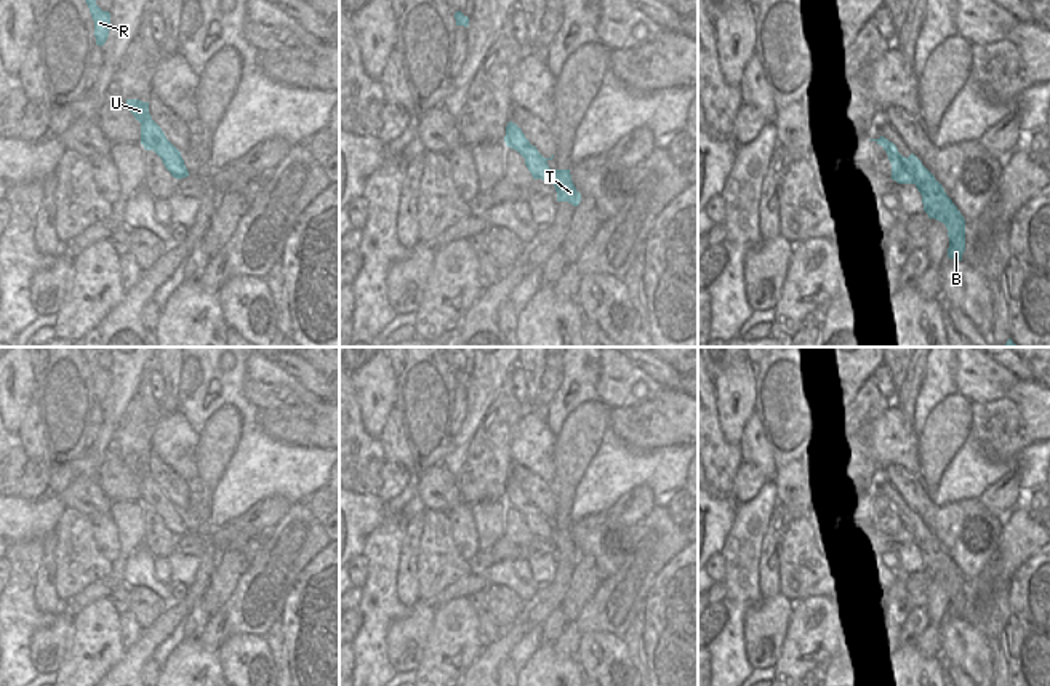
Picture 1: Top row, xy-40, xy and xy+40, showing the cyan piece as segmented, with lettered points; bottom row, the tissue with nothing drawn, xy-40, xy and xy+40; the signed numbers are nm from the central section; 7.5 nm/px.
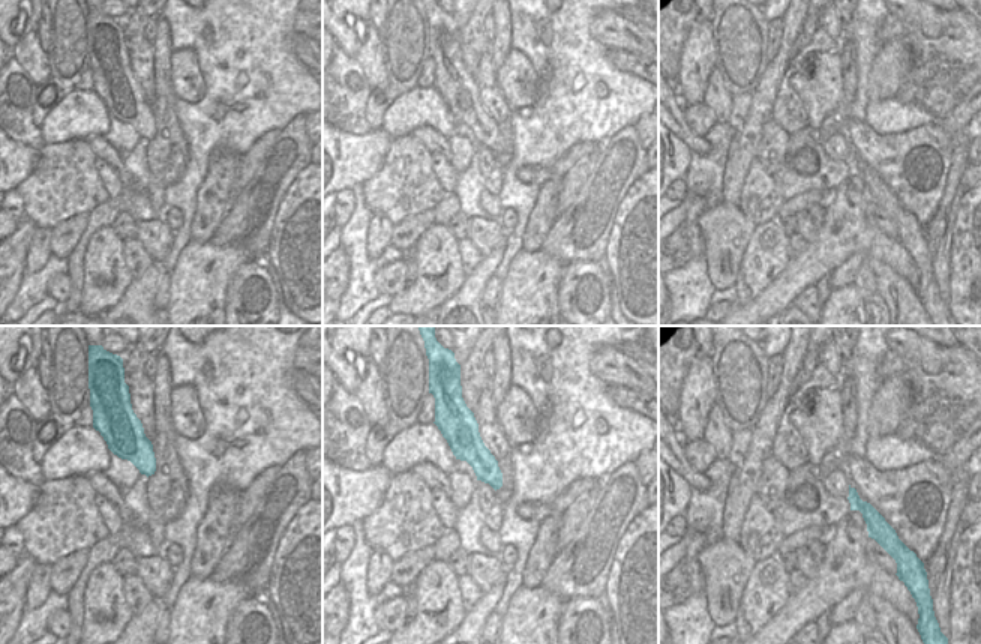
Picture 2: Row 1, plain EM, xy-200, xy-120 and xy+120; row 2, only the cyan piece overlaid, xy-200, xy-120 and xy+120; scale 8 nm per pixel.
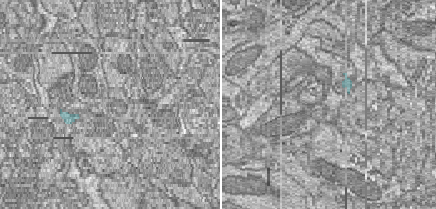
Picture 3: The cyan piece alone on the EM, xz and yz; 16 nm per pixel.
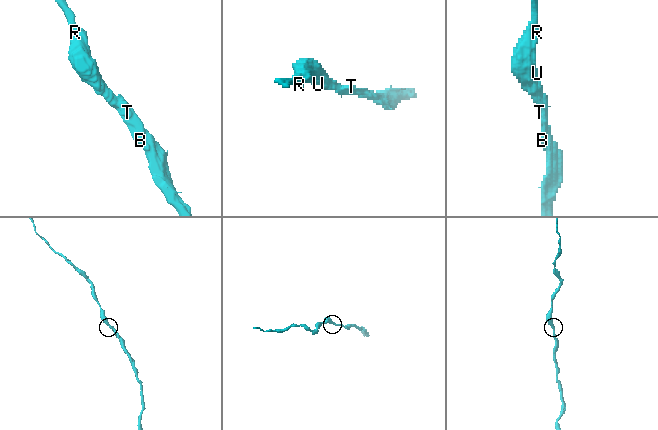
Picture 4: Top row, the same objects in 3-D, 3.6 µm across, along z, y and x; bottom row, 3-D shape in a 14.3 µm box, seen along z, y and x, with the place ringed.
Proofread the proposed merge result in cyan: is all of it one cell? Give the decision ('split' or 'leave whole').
leave whole

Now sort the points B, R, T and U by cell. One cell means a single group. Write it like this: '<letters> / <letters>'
B R T U

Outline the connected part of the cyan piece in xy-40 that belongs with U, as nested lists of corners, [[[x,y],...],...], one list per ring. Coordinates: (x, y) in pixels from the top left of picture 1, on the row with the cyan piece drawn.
[[[126,99],[126,107],[141,123],[141,144],[146,150],[154,150],[163,162],[173,177],[182,179],[189,176],[181,152],[166,139],[162,128],[149,114],[149,102],[139,99]]]

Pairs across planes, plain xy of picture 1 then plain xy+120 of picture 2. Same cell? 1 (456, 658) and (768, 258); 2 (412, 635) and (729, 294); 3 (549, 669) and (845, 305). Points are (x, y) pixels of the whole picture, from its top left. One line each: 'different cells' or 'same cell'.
1: same cell
2: different cells
3: same cell

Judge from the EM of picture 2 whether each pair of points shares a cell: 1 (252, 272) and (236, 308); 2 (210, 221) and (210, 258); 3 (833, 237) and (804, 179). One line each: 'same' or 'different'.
1: same
2: different
3: different

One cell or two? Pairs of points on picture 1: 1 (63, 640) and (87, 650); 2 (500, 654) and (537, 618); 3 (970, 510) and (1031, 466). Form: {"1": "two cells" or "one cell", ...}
{"1": "two cells", "2": "one cell", "3": "two cells"}

